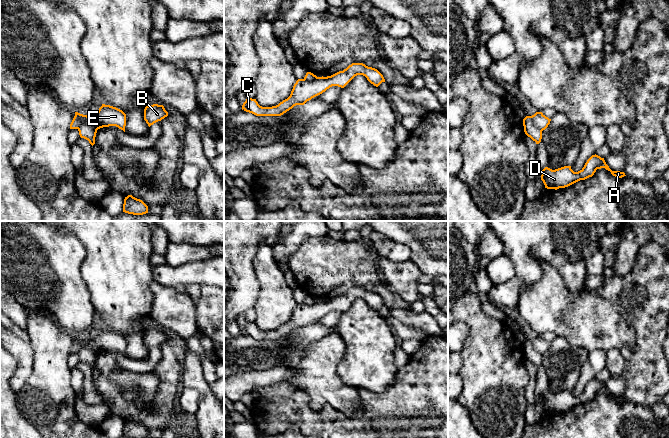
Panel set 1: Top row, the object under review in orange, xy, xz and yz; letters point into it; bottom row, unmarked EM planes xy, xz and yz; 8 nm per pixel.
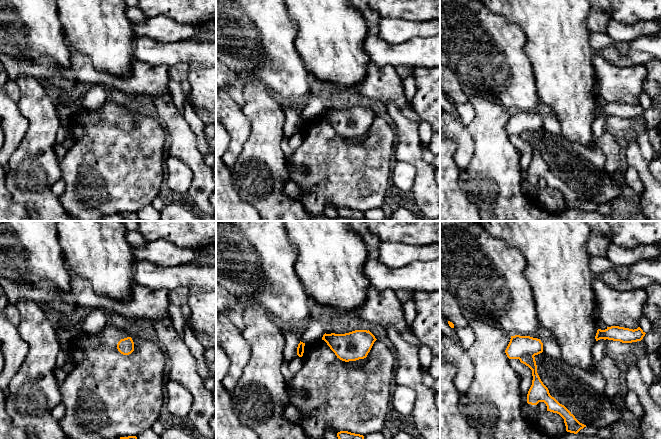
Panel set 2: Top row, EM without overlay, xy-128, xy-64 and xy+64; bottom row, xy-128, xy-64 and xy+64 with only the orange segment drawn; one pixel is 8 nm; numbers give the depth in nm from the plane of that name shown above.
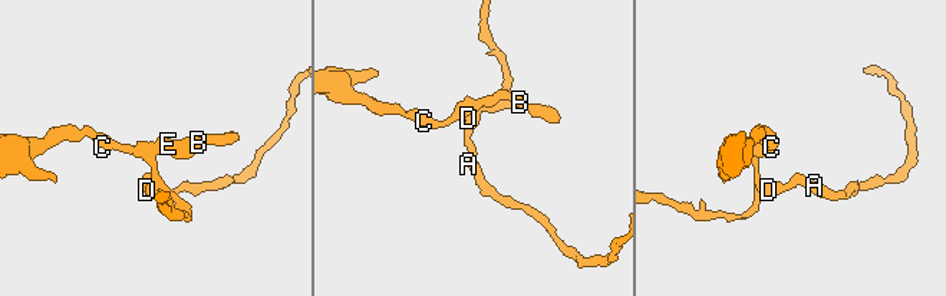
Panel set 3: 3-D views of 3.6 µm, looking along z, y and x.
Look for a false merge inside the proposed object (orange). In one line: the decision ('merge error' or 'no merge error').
merge error

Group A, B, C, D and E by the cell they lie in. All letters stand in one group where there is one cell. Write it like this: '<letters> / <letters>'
A D / B C E

